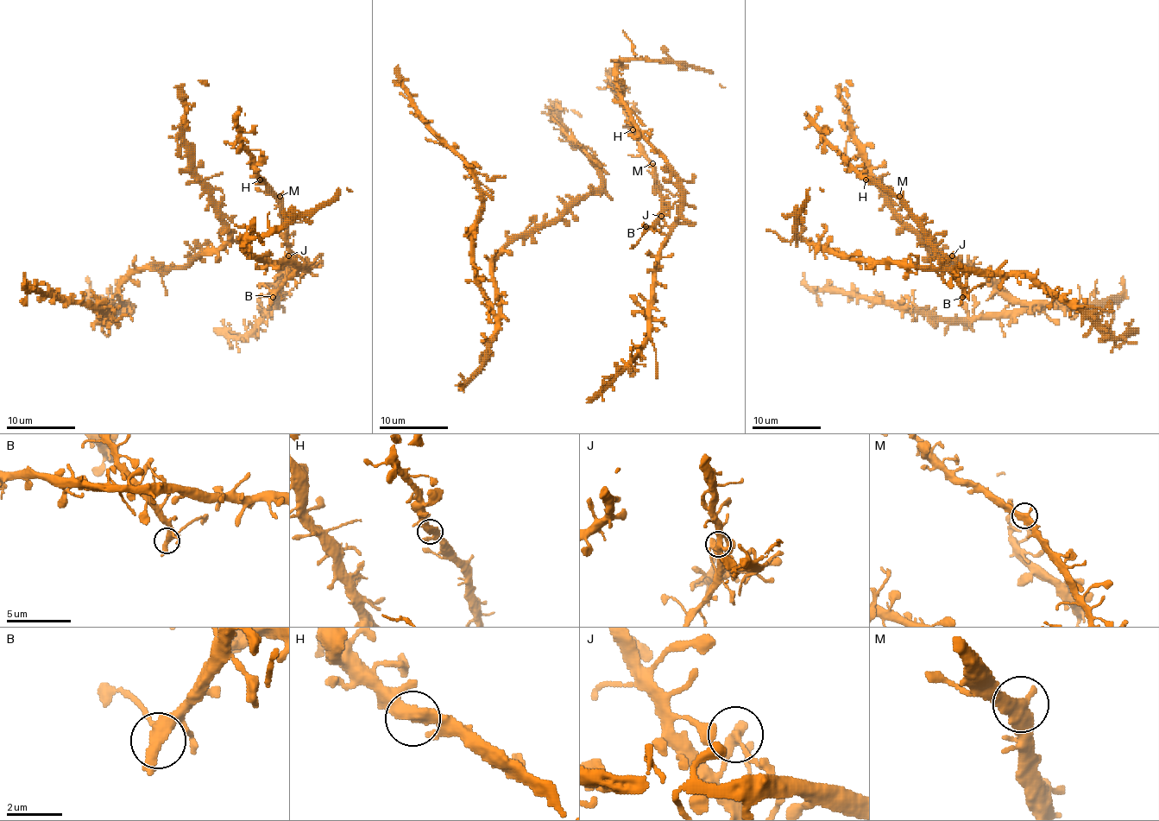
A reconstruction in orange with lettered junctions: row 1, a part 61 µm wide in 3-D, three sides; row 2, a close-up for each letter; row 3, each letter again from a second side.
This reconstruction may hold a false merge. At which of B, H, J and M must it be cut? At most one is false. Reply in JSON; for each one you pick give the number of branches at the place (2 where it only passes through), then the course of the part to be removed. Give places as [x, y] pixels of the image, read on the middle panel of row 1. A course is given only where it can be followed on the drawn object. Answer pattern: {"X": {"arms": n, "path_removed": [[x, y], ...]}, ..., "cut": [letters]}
{"J": {"arms": 2}, "cut": ["J"]}

